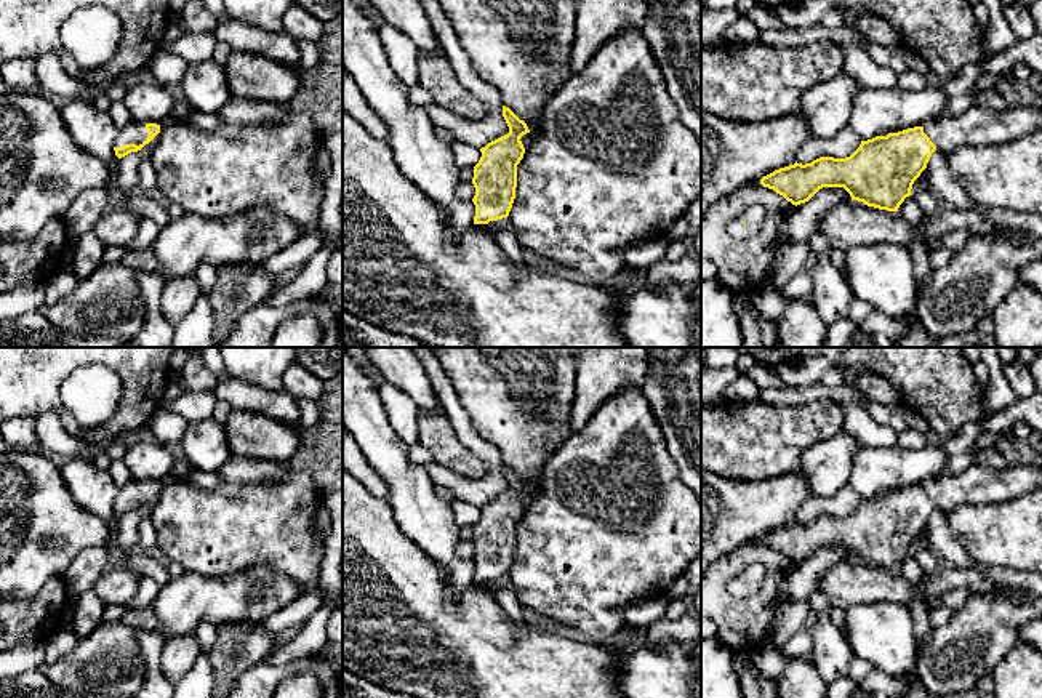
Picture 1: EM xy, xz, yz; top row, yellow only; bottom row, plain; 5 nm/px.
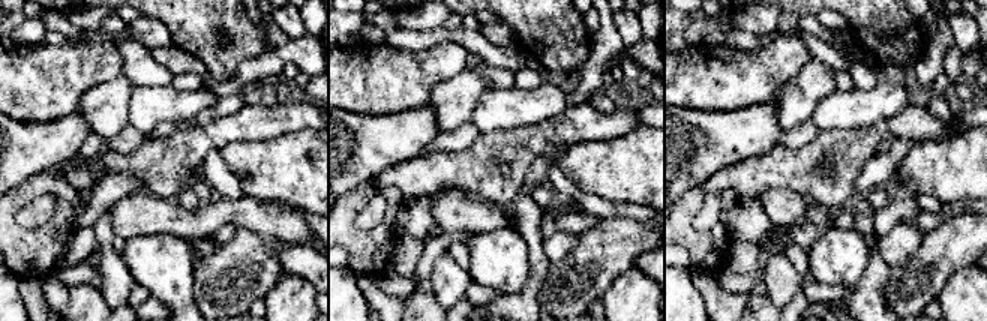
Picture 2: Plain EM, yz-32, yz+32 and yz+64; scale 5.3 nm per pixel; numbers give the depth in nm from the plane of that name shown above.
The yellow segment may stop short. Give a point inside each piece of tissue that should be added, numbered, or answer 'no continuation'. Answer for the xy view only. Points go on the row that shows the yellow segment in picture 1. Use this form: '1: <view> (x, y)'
1: xy (135, 133)

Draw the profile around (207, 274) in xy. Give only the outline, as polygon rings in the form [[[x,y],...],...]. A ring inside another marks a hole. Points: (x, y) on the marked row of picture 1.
[[[205,263],[194,272],[194,279],[197,280],[202,293],[213,291],[218,282],[218,269],[219,269],[218,266]]]

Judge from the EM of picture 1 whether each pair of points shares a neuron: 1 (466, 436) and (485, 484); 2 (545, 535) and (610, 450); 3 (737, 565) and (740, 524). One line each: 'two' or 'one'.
1: one
2: one
3: two

